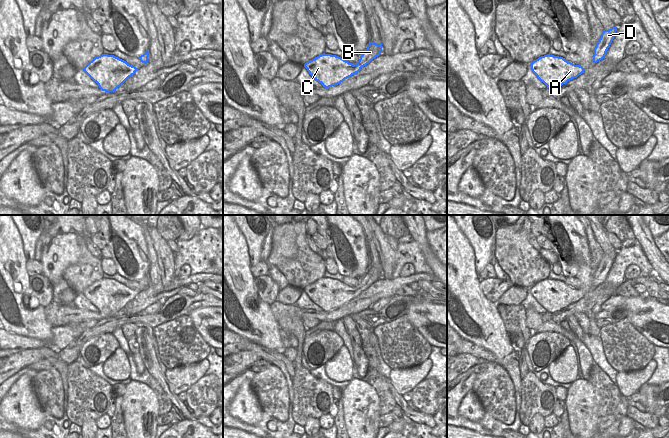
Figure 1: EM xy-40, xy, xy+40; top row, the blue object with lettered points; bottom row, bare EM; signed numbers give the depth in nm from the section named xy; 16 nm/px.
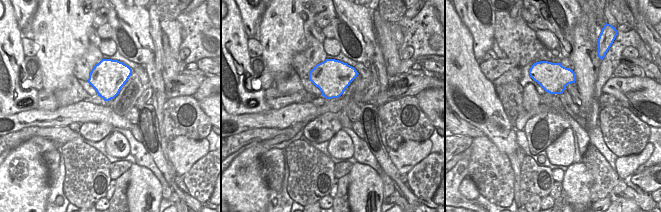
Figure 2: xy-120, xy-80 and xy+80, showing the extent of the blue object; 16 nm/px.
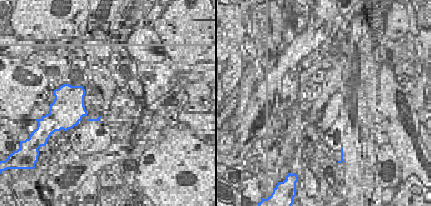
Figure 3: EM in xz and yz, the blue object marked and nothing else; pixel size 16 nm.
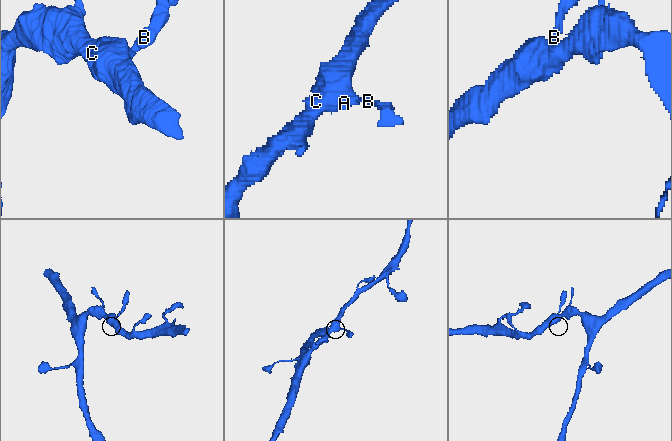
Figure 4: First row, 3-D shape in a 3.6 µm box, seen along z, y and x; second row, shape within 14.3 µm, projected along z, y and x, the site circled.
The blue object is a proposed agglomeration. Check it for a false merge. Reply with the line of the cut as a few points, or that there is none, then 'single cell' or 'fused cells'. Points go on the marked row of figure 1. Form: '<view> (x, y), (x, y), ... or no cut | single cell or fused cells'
no cut | single cell

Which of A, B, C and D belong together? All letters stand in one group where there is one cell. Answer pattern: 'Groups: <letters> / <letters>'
Groups: A B C D.

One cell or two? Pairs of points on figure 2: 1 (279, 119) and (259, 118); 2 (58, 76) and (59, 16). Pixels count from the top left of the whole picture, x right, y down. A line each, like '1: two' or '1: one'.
1: one
2: one

